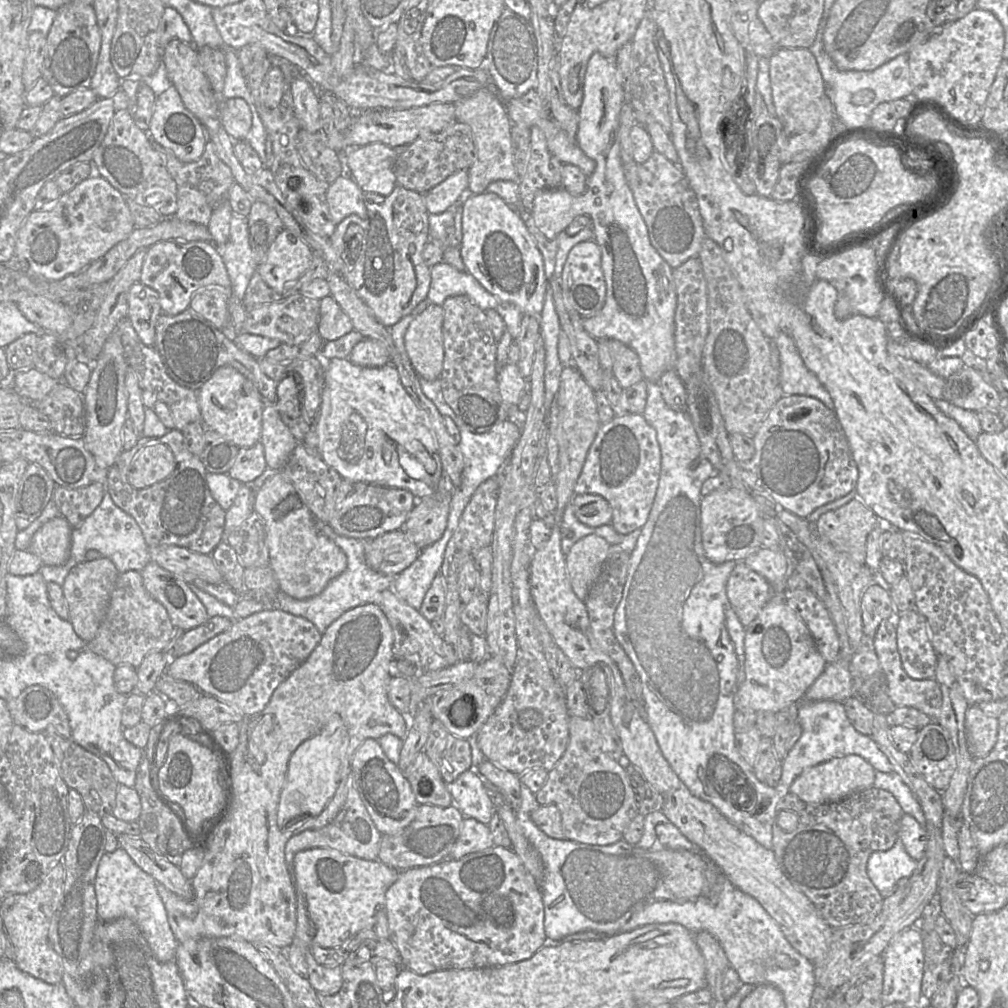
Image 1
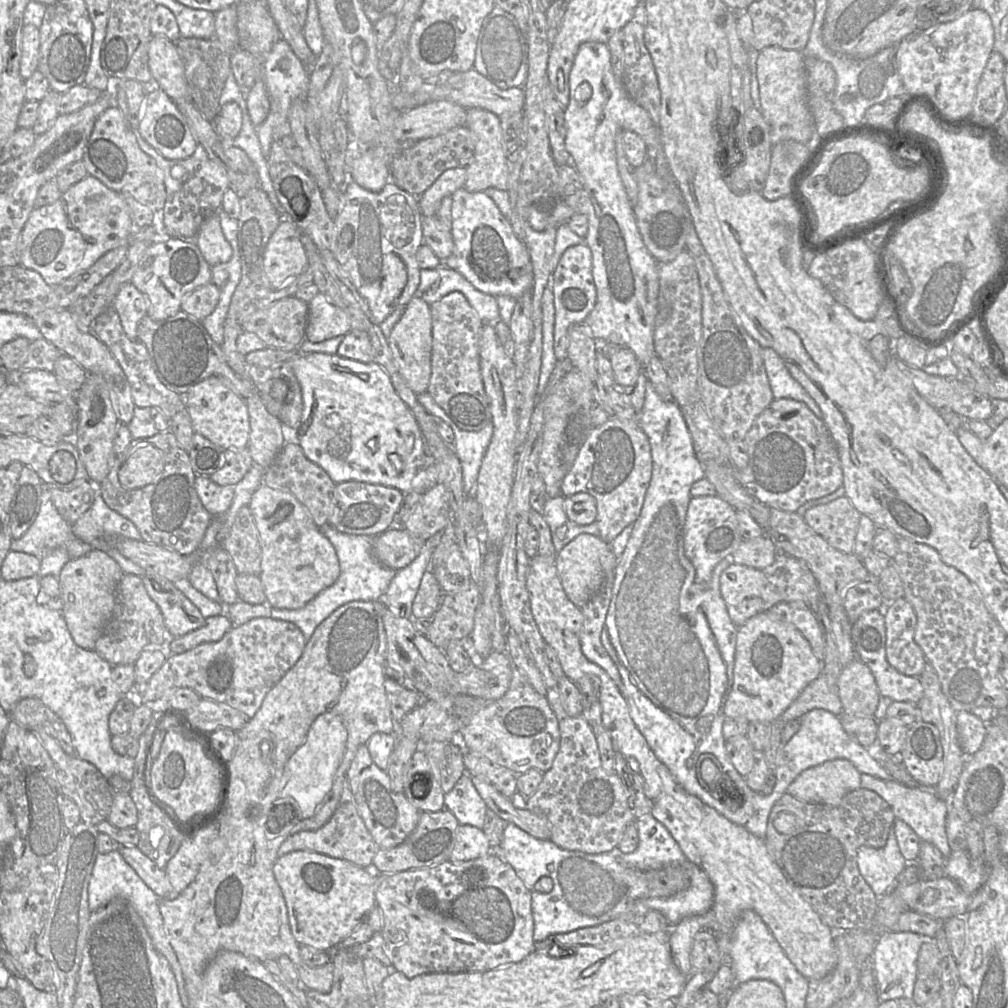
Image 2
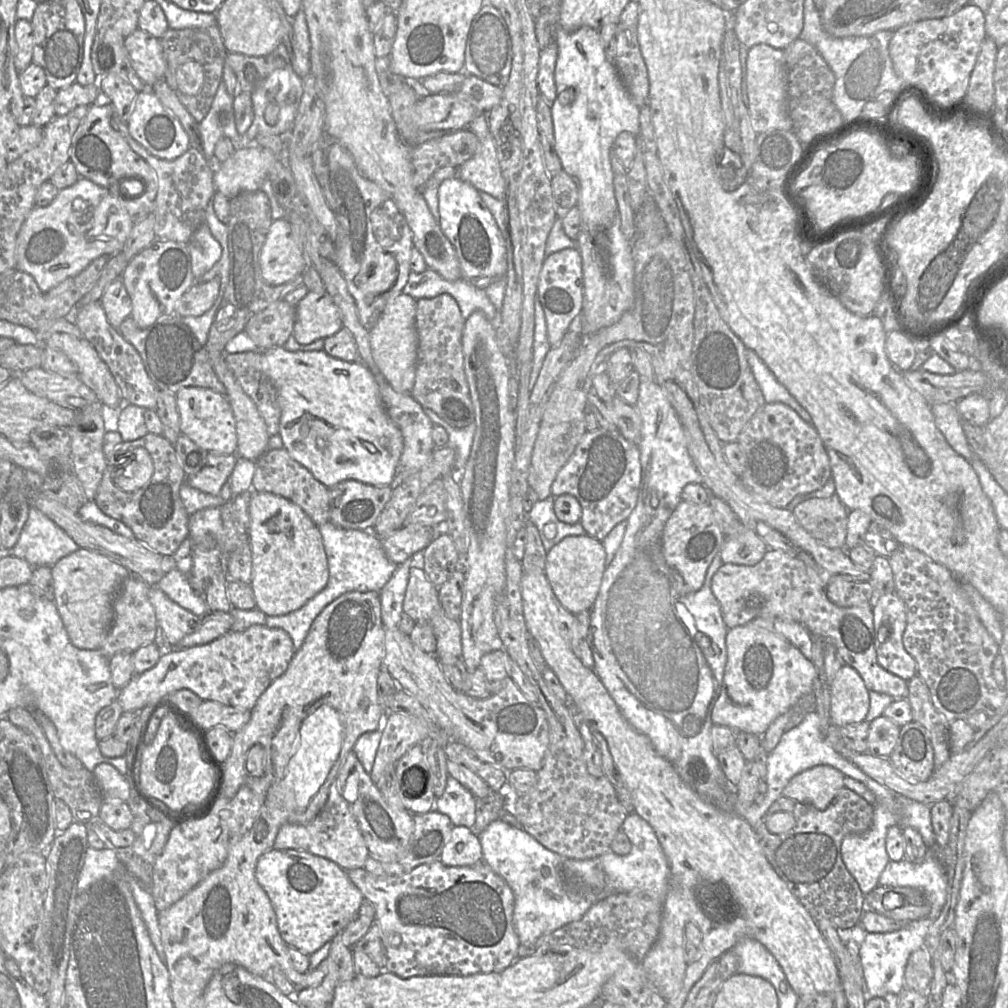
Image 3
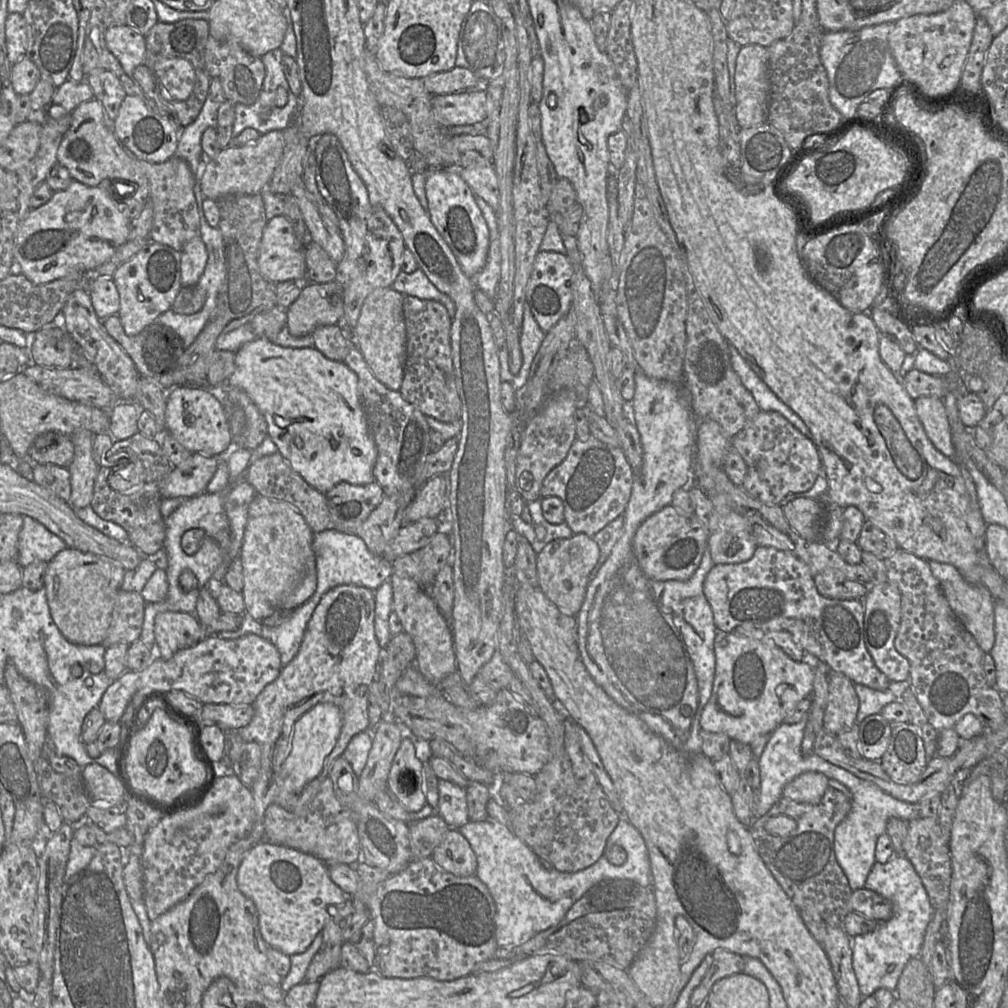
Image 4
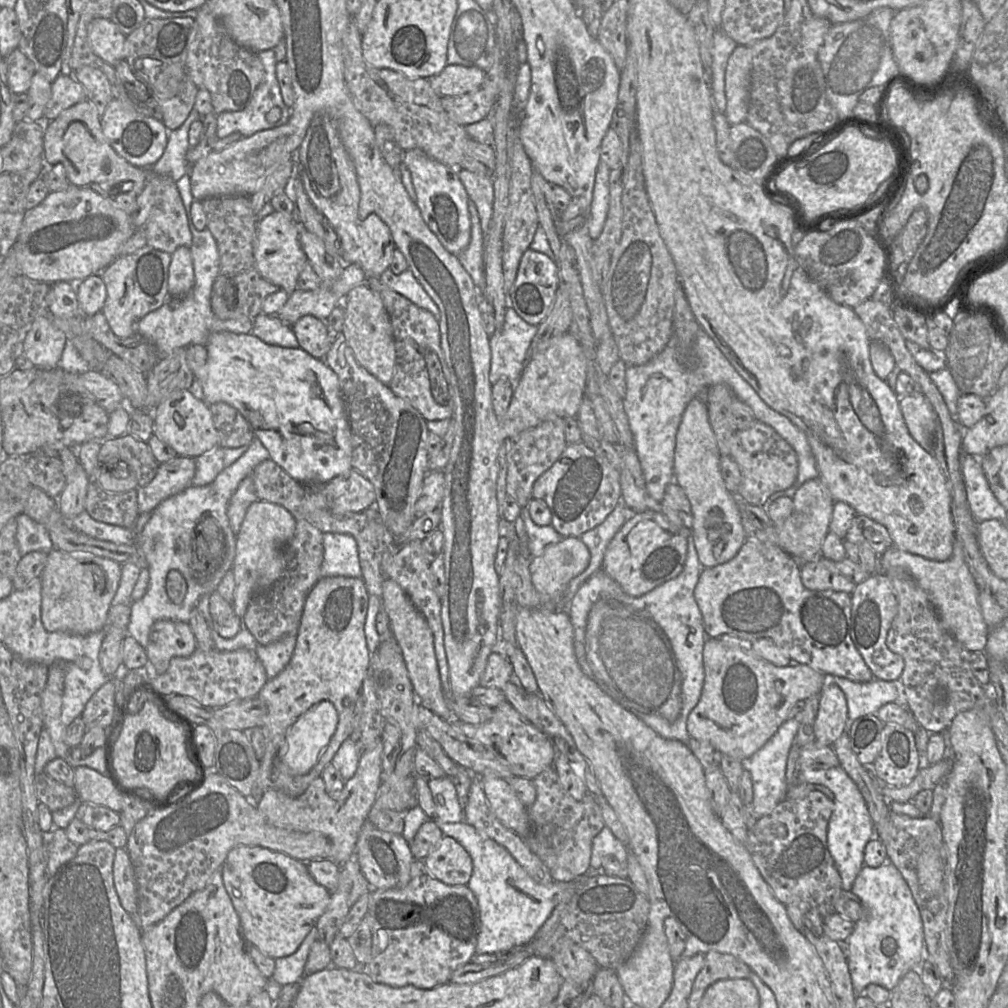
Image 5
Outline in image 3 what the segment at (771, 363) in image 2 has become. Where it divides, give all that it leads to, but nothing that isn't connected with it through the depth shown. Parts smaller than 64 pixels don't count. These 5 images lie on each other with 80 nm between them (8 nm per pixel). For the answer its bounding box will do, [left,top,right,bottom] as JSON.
[747,350,811,423]

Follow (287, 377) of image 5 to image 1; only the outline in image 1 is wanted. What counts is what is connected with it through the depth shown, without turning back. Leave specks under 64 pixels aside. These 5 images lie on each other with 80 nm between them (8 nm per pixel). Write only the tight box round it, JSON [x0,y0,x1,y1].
[311,358,458,499]

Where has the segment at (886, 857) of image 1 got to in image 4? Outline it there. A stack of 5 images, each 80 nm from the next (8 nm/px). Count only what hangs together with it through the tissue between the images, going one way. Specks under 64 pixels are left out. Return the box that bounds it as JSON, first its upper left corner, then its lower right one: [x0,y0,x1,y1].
[802,766,920,890]

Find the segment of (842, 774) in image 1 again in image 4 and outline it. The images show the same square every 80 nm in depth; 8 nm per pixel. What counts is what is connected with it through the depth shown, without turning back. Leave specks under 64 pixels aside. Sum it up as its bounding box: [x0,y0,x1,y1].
[783,772,829,805]

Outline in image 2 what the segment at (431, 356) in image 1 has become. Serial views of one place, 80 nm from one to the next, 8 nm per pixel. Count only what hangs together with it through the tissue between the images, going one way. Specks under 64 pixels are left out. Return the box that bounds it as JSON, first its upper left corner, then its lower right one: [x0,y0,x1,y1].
[388,297,432,394]

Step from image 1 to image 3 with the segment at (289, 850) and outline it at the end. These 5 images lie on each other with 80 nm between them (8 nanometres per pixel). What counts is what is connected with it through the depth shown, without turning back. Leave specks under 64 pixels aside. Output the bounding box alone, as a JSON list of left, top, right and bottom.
[274,784,369,869]

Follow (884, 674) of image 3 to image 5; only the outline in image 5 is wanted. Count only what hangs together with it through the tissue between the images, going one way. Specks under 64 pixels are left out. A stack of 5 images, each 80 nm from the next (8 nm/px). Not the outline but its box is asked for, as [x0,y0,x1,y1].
[694,539,875,683]

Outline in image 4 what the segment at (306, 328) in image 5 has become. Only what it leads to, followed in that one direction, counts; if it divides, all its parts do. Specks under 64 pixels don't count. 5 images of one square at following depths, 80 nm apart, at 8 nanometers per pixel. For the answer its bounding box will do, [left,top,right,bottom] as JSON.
[311,325,350,362]

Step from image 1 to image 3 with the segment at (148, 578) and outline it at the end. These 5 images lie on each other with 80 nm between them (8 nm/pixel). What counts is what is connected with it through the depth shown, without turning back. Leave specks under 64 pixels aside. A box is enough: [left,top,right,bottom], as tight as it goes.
[149,585,201,649]

